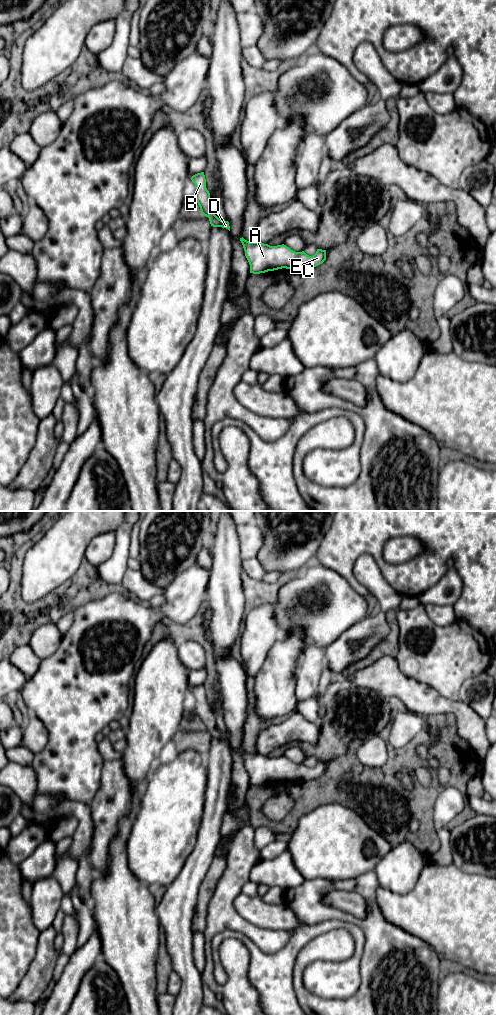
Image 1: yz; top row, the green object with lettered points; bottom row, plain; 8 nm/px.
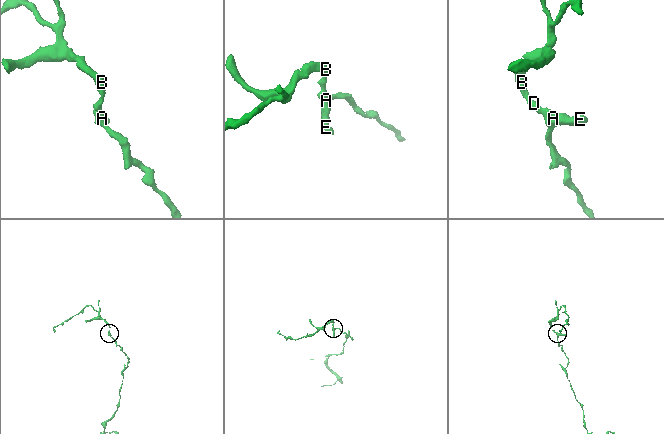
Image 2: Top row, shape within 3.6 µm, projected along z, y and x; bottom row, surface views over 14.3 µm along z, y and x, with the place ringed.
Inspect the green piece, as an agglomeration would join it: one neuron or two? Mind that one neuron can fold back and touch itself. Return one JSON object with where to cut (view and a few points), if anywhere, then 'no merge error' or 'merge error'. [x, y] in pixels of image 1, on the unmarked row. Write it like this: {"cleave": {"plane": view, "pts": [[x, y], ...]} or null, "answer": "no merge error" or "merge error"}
{"cleave": null, "answer": "no merge error"}

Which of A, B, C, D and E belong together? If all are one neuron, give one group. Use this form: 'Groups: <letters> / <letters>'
Groups: A B C D E

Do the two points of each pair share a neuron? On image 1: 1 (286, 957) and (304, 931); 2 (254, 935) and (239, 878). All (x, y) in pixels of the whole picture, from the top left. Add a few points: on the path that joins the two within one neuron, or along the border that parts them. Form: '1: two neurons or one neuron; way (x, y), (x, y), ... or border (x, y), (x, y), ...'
1: one neuron; way (290, 951), (299, 937)
2: one neuron; way (239, 922), (228, 911), (228, 893)

